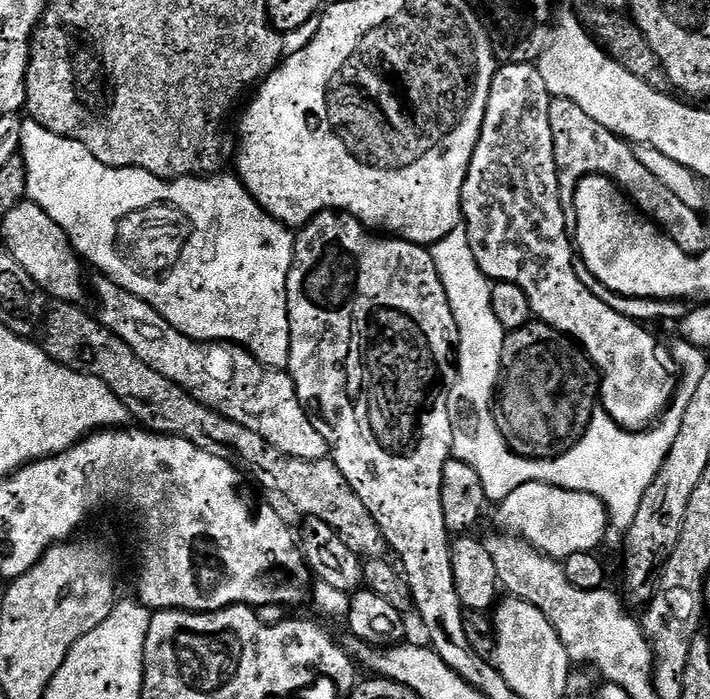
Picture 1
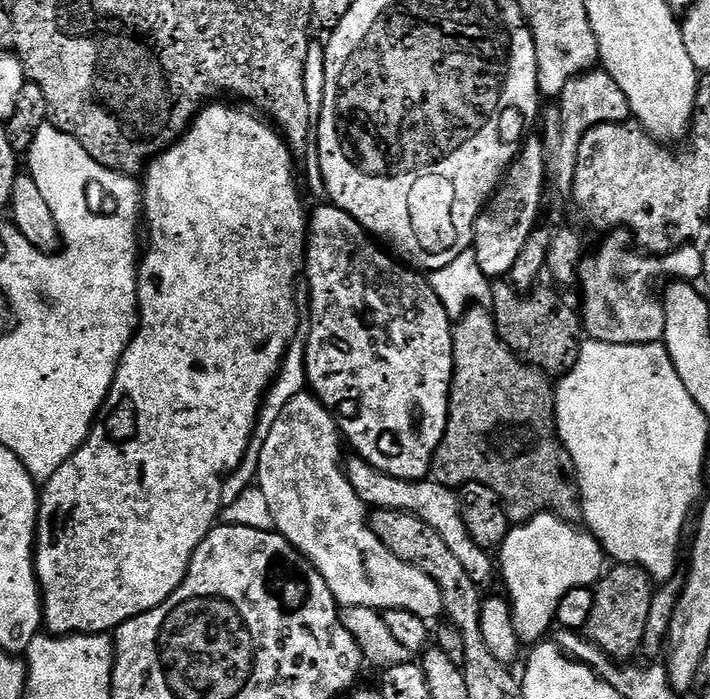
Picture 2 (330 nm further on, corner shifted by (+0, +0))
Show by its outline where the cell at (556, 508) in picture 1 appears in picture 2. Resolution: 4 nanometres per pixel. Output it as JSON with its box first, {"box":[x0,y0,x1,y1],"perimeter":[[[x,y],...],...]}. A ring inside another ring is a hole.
{"box":[255,390,444,622],"perimeter":[[[305,390],[297,394],[294,398],[290,398],[290,402],[286,402],[286,406],[282,410],[278,422],[274,422],[274,426],[270,426],[270,434],[259,445],[260,470],[256,473],[255,478],[255,483],[262,490],[262,494],[266,494],[266,502],[270,505],[270,514],[274,514],[274,522],[276,523],[275,531],[281,532],[285,538],[290,541],[317,570],[319,570],[322,574],[322,578],[326,578],[326,586],[330,586],[330,590],[334,594],[337,605],[370,607],[377,610],[401,608],[407,612],[418,614],[422,619],[429,622],[435,621],[435,616],[438,616],[438,618],[443,617],[444,599],[438,590],[438,586],[434,582],[434,578],[426,575],[422,570],[418,570],[413,564],[407,564],[399,560],[398,557],[380,541],[378,534],[374,534],[374,530],[370,523],[370,509],[356,493],[354,486],[348,481],[347,471],[342,467],[342,456],[340,460],[340,444],[342,445],[342,433],[337,417],[328,411],[327,406],[325,406],[315,394]]]}

